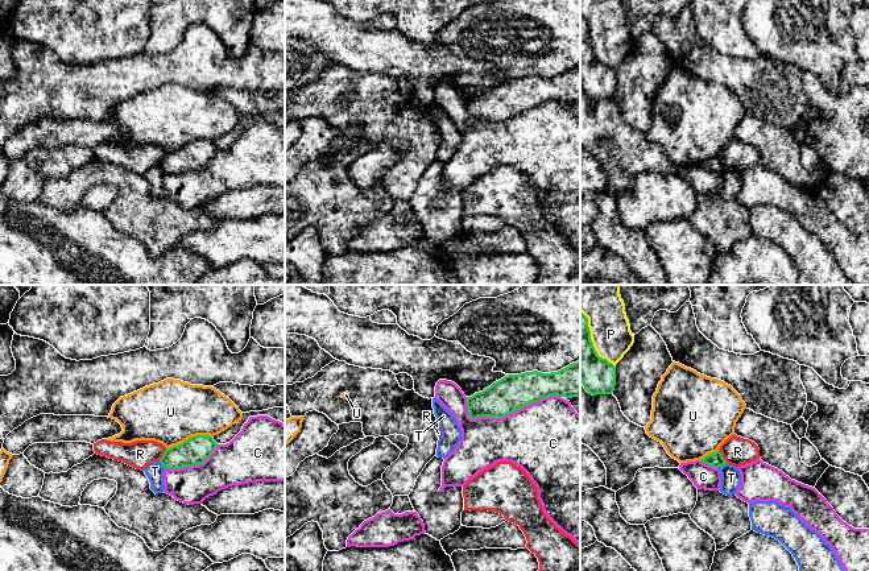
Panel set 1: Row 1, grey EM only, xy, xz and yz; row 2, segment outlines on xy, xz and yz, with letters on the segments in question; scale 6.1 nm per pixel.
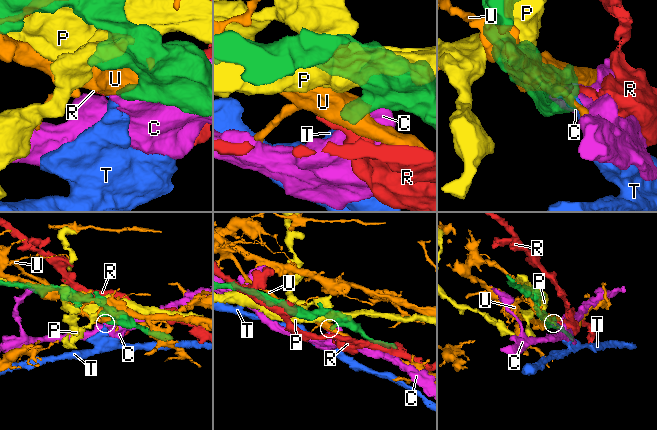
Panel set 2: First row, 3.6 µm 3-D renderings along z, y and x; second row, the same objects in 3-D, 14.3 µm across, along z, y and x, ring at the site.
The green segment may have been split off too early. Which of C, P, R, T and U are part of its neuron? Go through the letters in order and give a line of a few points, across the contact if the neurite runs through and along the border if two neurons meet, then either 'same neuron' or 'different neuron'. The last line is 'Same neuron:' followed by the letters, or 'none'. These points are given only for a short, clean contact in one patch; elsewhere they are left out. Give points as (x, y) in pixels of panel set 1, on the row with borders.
C: different neuron
P: different neuron
R: line yz (719, 450), (727, 463); different neuron
T: line yz (725, 463), (718, 468); different neuron
U: different neuron
Same neuron: none

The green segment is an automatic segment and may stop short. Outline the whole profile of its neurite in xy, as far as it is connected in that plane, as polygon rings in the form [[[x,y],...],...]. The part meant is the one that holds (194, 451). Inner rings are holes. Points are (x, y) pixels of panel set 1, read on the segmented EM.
[[[210,435],[191,436],[178,446],[166,448],[160,463],[169,469],[199,466],[211,456],[218,446]]]

